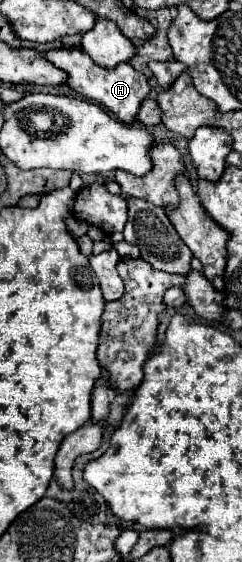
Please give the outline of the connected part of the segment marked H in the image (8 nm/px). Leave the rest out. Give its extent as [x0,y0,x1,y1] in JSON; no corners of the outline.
[52,48,150,124]

